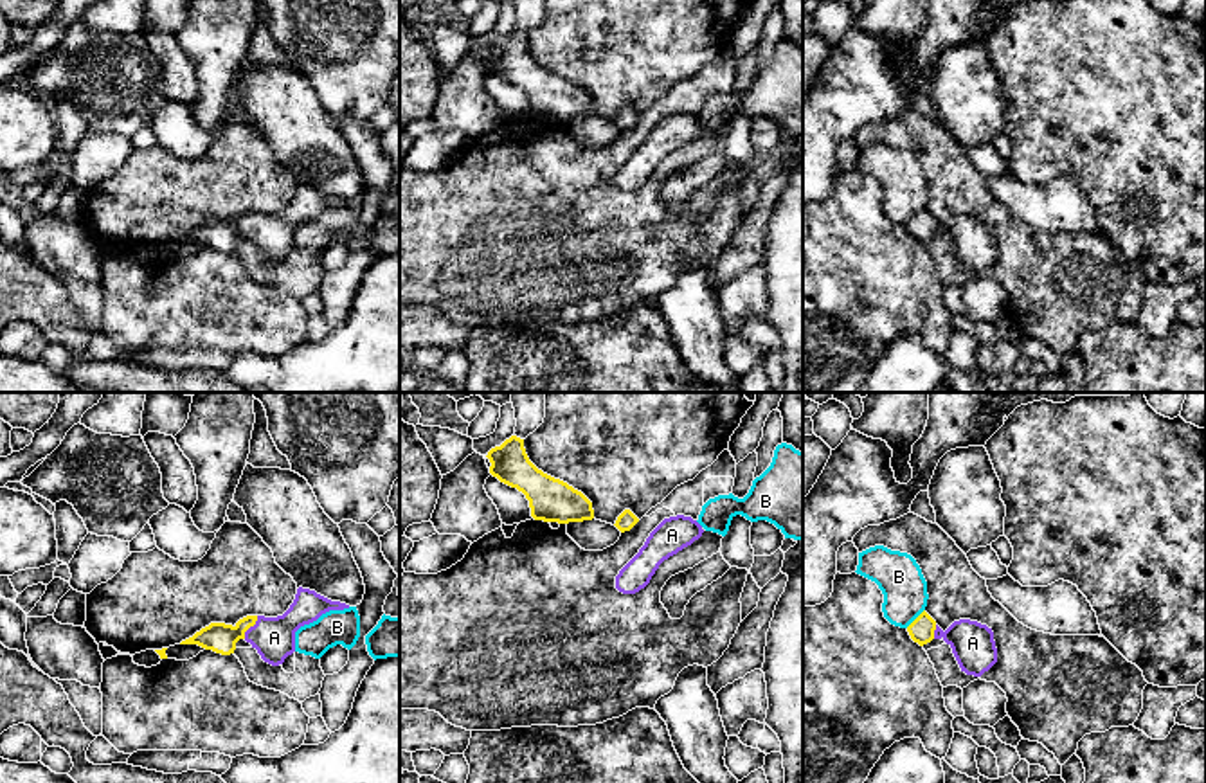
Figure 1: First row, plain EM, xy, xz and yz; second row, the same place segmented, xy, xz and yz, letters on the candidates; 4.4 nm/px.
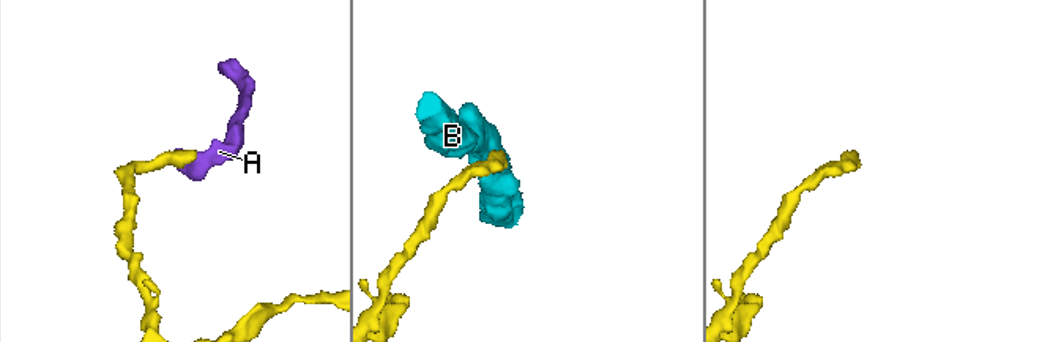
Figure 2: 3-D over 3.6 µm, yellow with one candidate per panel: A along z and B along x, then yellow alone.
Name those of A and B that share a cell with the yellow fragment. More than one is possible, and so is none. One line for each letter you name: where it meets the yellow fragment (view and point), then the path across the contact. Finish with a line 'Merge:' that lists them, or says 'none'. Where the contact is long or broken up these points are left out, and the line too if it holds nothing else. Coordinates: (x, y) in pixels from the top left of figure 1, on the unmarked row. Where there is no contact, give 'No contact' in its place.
A: Touches yellow at xy (251, 222). Path across: xy (220, 234), (251, 222), (274, 234)
Merge: A

